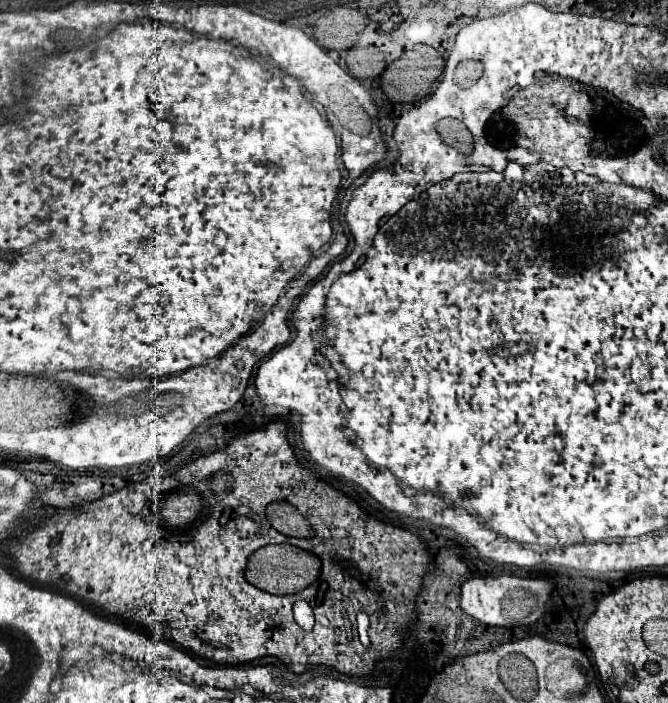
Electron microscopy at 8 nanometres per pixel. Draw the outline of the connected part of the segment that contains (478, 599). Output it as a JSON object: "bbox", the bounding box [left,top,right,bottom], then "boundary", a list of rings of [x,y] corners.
{"bbox":[460,576,552,626],"boundary":[[[498,576],[498,578],[470,578],[462,584],[460,608],[470,618],[488,626],[526,626],[536,622],[548,604],[552,584],[538,578],[518,578],[518,576]]]}

